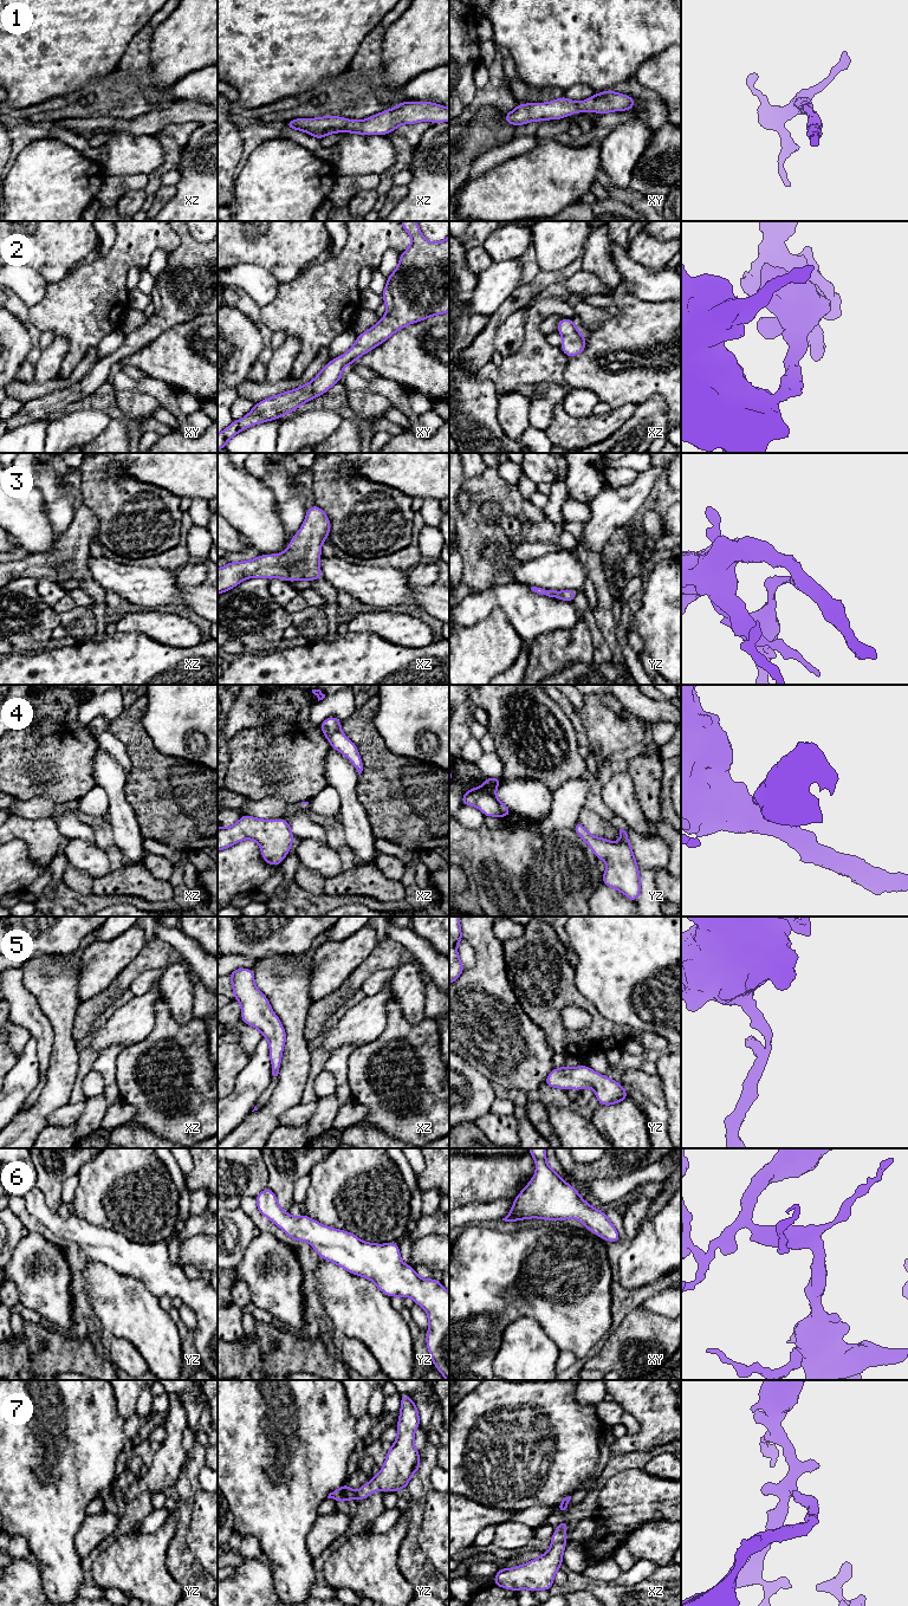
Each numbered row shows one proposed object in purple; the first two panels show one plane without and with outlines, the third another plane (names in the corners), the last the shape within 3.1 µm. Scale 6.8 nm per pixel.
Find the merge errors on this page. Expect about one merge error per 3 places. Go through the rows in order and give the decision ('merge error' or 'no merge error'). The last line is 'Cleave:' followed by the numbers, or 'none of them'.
1: no merge error
2: no merge error
3: no merge error
4: merge error
5: no merge error
6: no merge error
7: no merge error
Cleave: 4

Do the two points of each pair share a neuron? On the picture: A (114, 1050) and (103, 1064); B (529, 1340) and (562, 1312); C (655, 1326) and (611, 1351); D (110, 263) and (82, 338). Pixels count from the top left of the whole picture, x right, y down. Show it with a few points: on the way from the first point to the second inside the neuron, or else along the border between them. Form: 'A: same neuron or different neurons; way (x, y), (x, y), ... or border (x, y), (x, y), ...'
A: same neuron; way (110, 1054), (106, 1061)
B: different neurons; border (516, 1319), (532, 1318), (559, 1349)
C: same neuron; way (644, 1336), (627, 1336), (622, 1341)
D: same neuron; way (103, 282), (92, 299), (83, 309), (83, 319)

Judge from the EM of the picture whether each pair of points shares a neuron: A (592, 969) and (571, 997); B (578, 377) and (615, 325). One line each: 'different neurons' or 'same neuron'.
A: different neurons
B: same neuron

